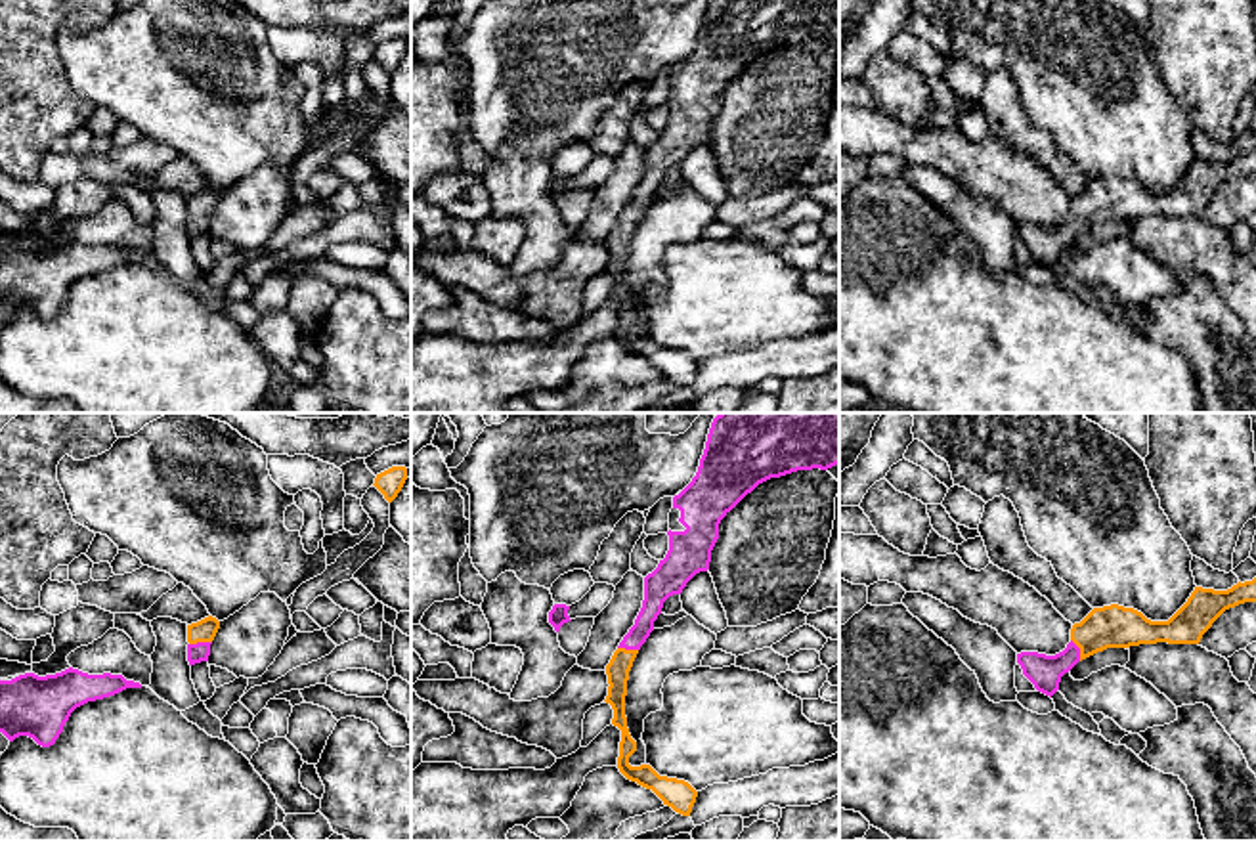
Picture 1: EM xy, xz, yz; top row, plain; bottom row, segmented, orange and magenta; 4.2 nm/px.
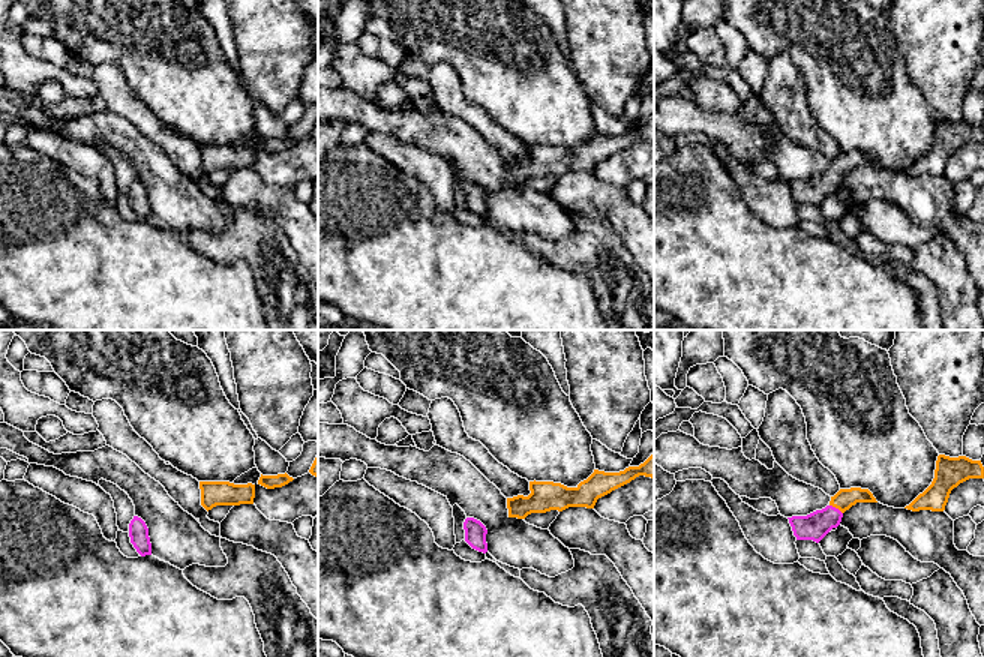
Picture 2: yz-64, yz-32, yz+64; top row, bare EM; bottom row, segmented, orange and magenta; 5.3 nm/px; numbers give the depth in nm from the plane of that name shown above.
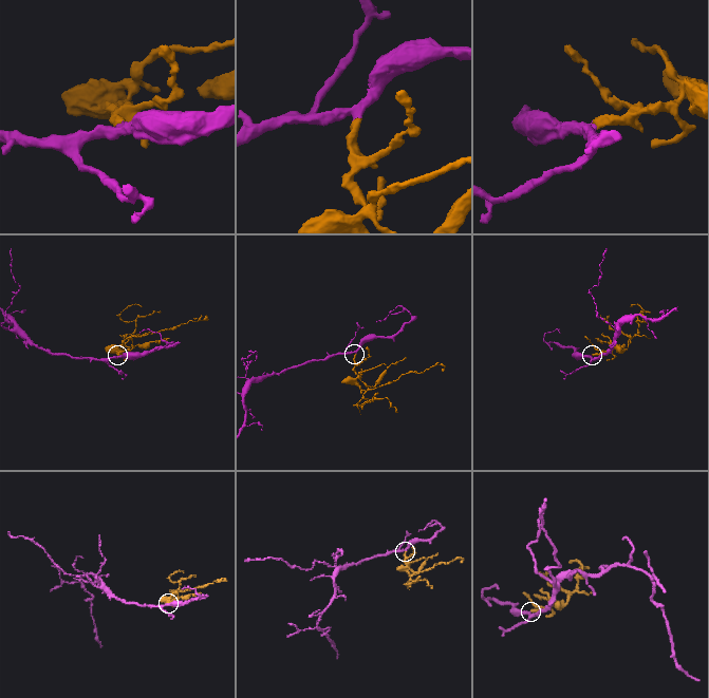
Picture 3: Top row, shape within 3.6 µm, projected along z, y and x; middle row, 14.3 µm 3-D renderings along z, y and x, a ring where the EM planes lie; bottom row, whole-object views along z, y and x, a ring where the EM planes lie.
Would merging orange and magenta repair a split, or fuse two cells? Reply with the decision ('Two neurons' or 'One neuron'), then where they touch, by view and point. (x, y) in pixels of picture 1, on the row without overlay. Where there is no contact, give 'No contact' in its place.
One neuron. Touches orange at xy (199, 213)

